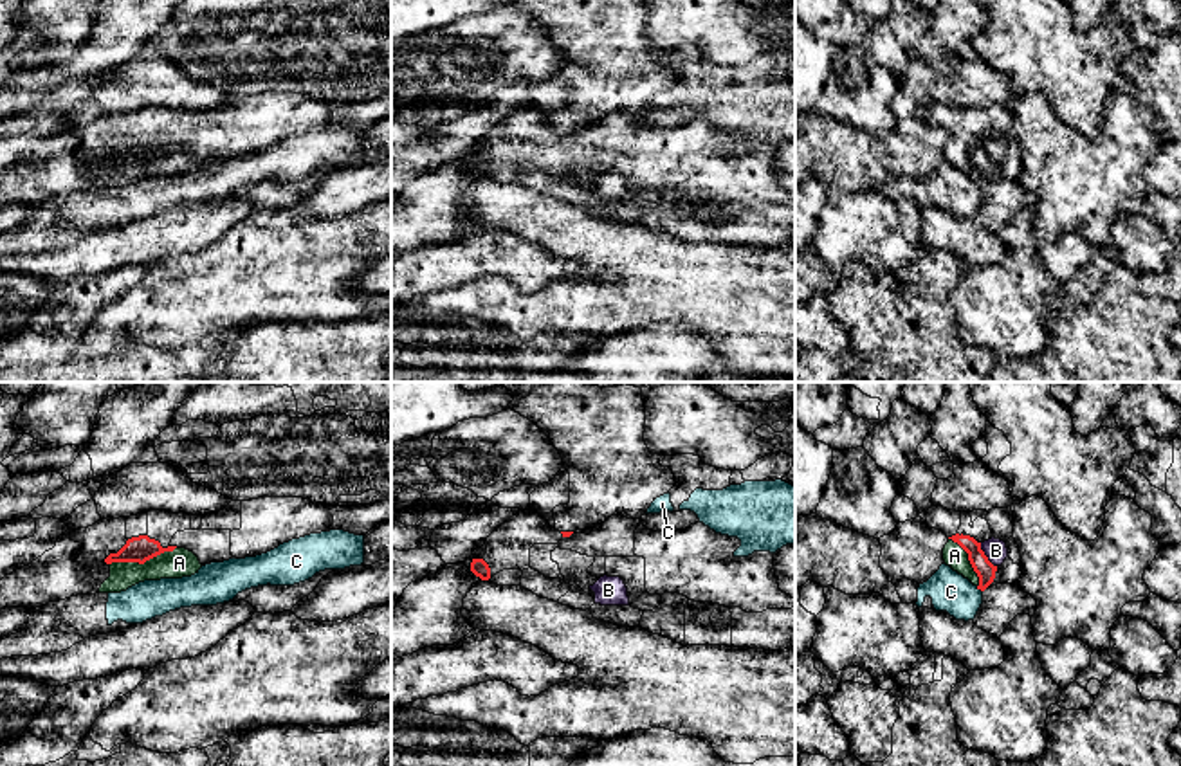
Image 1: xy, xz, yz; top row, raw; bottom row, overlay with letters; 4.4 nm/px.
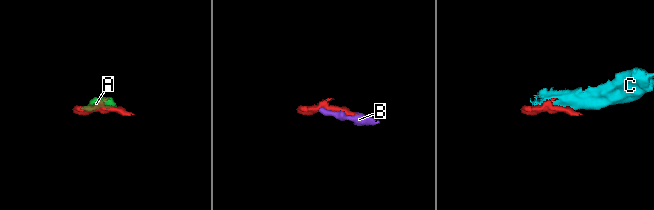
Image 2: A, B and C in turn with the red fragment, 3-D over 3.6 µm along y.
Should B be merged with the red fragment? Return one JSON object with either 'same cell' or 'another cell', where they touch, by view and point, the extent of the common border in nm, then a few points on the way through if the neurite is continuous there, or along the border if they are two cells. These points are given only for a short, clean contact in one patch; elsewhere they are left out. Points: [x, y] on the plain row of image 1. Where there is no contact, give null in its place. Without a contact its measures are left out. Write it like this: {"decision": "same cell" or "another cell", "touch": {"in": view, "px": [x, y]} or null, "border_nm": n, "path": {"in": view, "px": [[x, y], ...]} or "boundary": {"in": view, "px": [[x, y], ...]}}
{"decision": "same cell", "touch": {"in": "yz", "px": [985, 152]}, "border_nm": 130}

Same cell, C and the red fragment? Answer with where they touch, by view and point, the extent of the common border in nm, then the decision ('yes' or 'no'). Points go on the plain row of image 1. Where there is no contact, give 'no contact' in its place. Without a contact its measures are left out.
meets red in yz at (979, 184); contact 40 nm long; no

